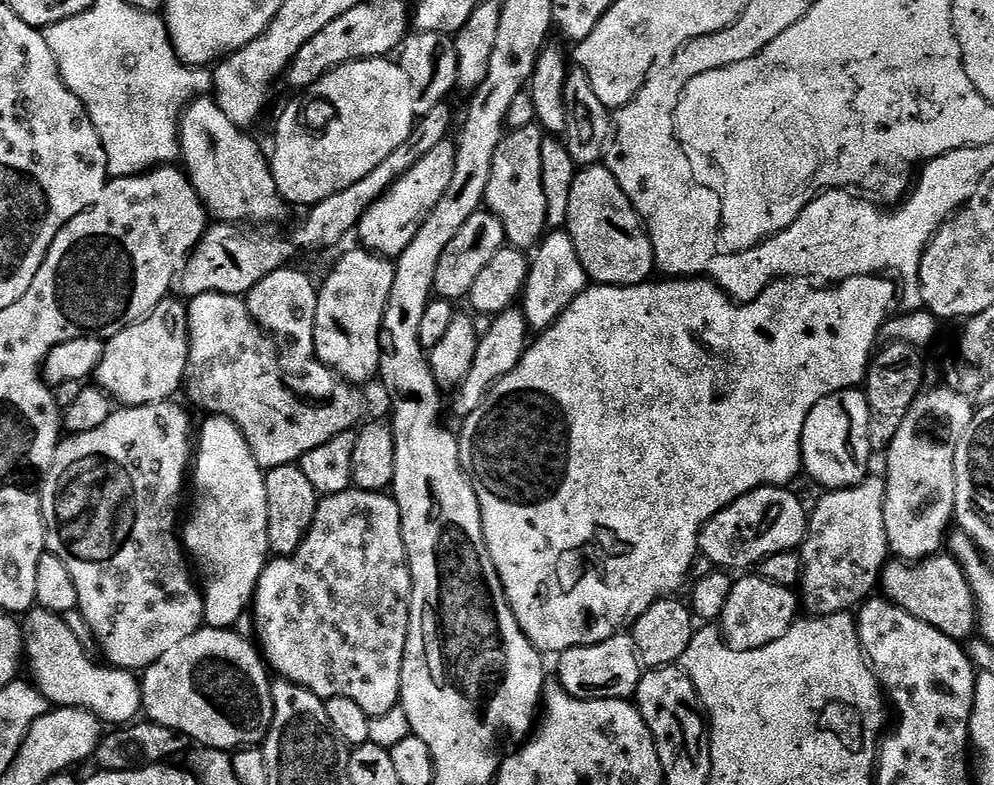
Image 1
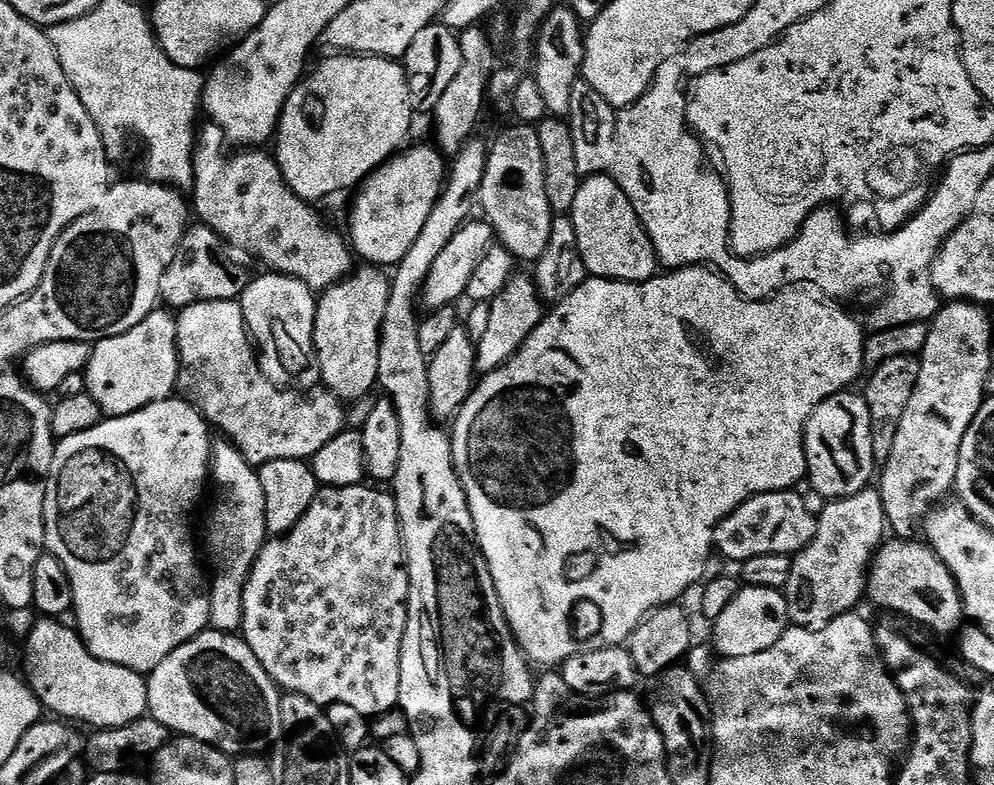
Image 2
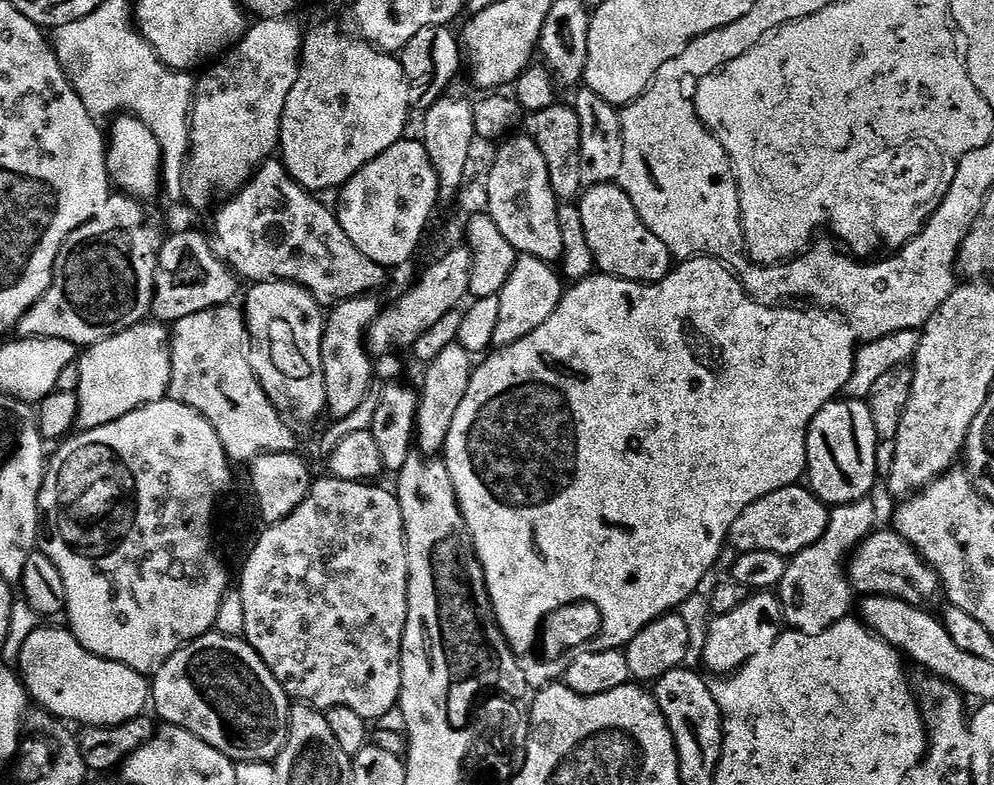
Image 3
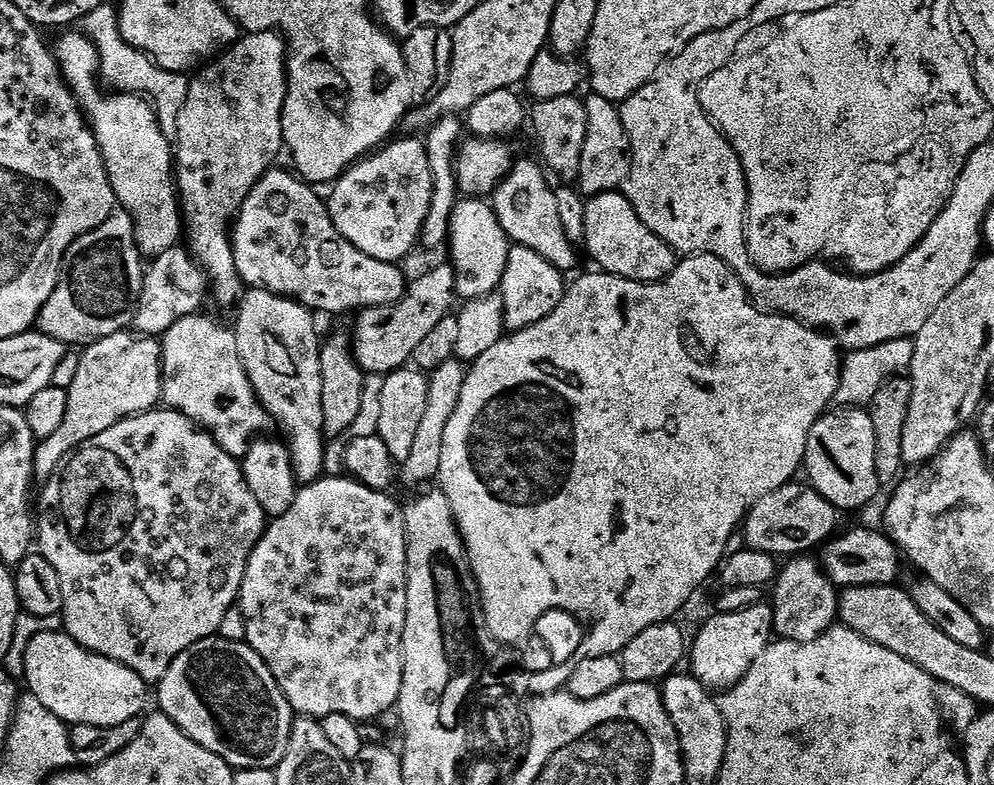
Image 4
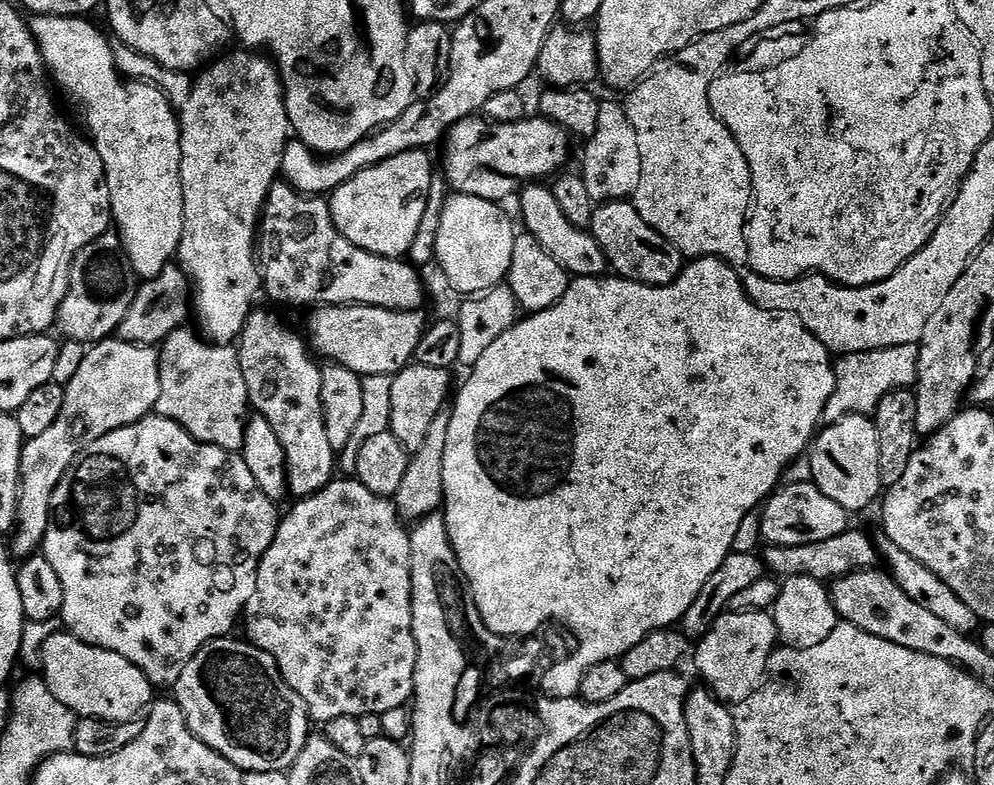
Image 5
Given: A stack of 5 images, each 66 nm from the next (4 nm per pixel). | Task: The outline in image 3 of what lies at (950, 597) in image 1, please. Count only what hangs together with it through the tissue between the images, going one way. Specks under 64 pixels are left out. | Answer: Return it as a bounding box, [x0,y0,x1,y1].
[846,530,942,610]

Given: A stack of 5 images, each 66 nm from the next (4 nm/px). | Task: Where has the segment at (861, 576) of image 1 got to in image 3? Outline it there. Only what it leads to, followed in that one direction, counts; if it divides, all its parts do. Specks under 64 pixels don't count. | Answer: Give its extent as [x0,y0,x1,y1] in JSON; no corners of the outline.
[778,499,877,636]

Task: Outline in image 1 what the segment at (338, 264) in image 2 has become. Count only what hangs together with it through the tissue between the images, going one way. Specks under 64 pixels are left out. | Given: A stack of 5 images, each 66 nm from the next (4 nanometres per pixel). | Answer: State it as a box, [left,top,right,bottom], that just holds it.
[179,94,286,226]

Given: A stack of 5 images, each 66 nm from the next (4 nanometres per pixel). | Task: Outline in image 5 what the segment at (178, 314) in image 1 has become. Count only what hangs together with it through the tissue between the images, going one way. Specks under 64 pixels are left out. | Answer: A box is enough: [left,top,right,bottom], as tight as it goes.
[10,338,160,558]

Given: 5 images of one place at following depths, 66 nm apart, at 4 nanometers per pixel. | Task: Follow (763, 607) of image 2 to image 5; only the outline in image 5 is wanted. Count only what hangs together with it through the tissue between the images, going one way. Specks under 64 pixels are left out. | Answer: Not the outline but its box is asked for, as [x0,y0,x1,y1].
[694,611,777,706]

